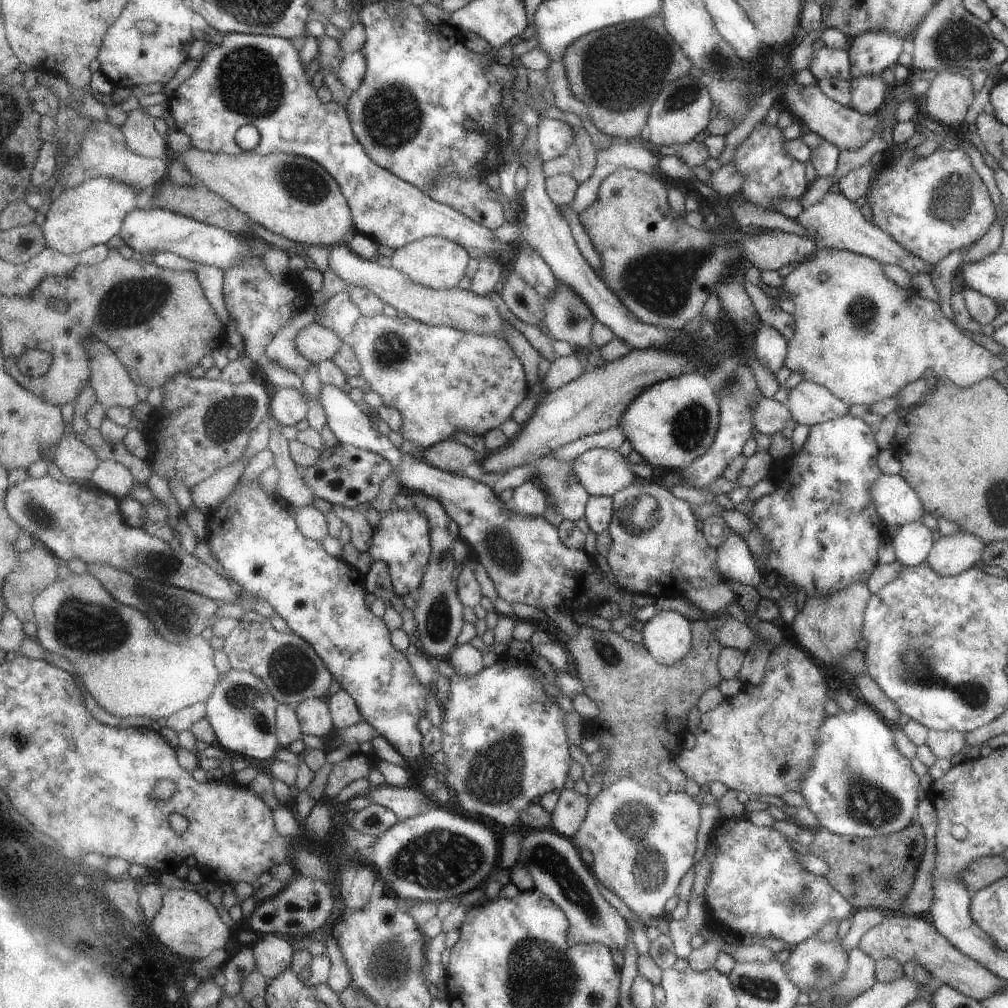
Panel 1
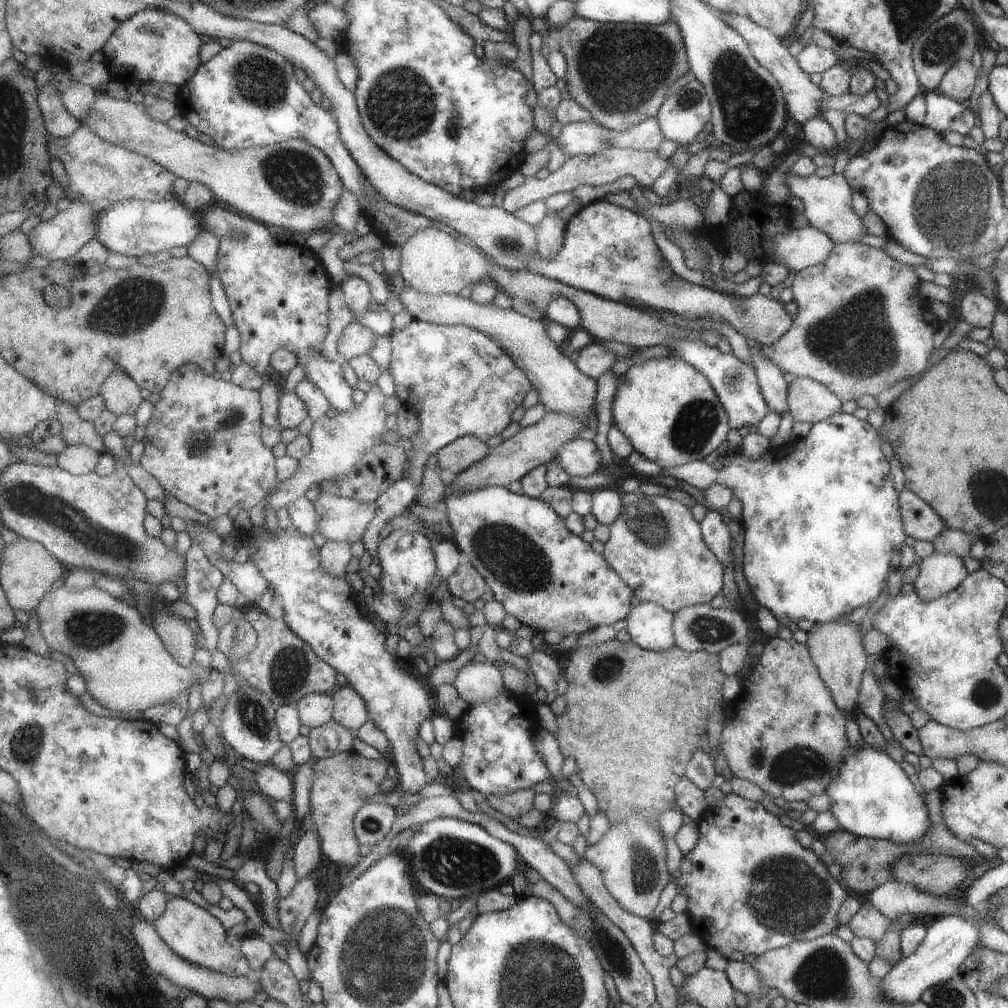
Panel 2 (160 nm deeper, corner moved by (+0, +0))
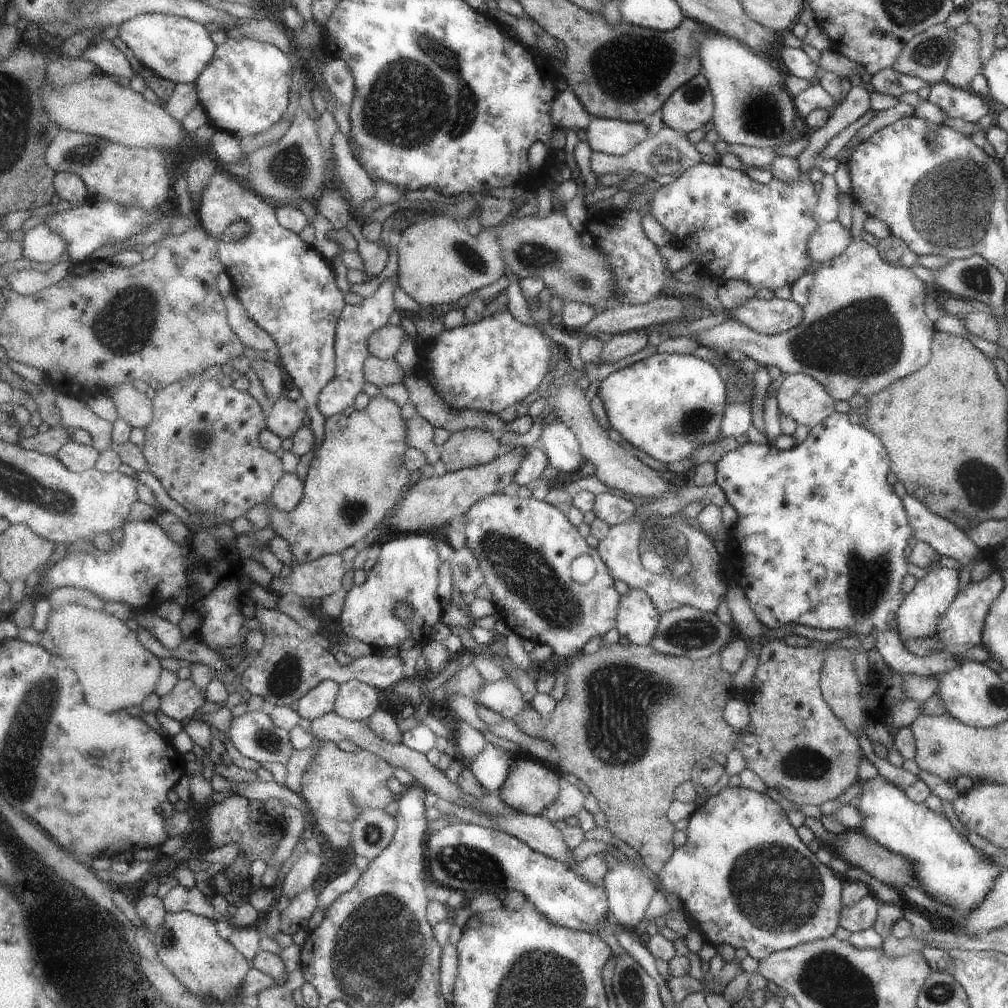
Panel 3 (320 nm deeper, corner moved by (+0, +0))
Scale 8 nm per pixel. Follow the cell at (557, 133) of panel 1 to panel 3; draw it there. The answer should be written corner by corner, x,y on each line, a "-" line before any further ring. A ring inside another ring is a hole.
594,117
585,132
581,133
592,151
610,155
625,155
650,136
645,122
627,122
617,119

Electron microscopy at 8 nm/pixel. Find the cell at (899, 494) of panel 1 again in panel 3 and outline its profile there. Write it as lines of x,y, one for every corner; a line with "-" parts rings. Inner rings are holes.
906,494
901,500
908,525
912,528
912,536
930,544
937,556
953,558
962,568
971,564
977,552
982,551
968,540
965,532
951,521
929,512
916,498

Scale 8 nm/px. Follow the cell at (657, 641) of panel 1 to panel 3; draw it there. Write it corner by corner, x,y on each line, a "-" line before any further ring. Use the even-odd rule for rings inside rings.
628,586
627,591
620,596
616,630
633,644
650,646
660,613
645,589

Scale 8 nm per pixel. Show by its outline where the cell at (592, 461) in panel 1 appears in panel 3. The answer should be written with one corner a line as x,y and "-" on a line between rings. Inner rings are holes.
557,416
542,427
538,445
547,453
551,466
558,471
575,472
575,470
581,470
586,462
581,454
576,433

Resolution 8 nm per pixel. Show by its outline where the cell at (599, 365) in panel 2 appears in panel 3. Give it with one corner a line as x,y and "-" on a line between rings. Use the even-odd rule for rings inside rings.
633,331
612,335
603,345
599,363
617,363
627,360
627,356
641,352
649,344
645,331

